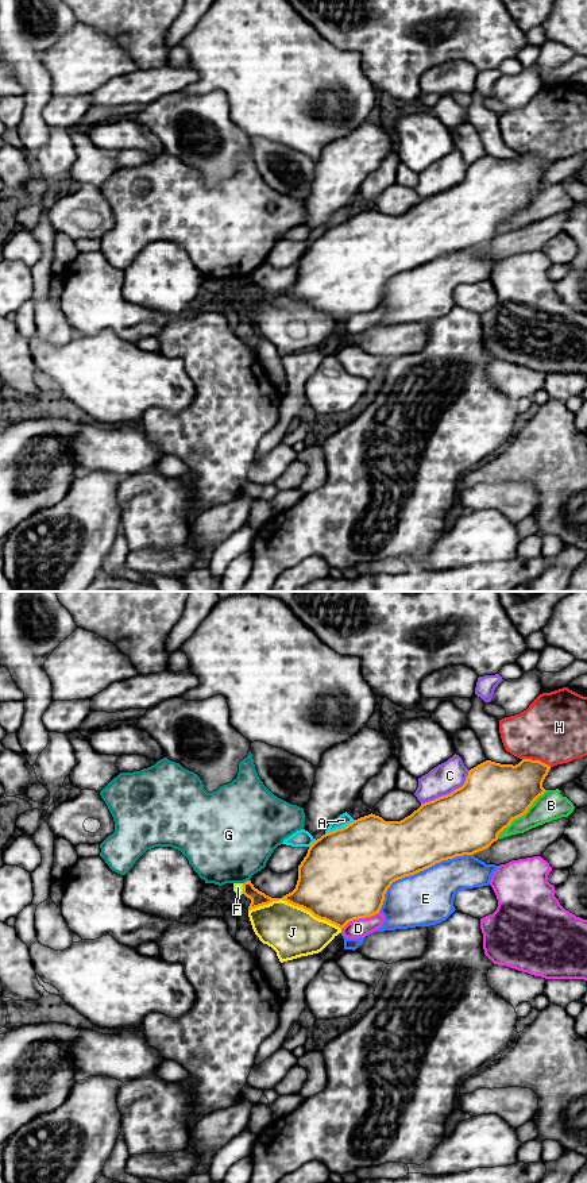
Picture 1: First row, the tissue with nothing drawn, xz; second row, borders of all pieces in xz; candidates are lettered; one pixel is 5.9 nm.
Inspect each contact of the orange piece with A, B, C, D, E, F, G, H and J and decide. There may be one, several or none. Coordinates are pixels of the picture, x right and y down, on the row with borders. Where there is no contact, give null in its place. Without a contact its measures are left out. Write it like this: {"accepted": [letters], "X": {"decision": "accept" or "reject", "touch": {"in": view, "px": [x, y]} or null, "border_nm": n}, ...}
{"accepted": [], "A": {"decision": "reject", "touch": {"in": "xz", "px": [342, 828]}, "border_nm": 200}, "B": {"decision": "reject", "touch": {"in": "xz", "px": [521, 815]}, "border_nm": 420}, "C": {"decision": "reject", "touch": {"in": "xz", "px": [448, 794]}, "border_nm": 360}, "D": {"decision": "reject", "touch": {"in": "xz", "px": [360, 917]}, "border_nm": 260}, "E": {"decision": "reject", "touch": {"in": "xz", "px": [418, 871]}, "border_nm": 650}, "F": {"decision": "reject", "touch": {"in": "xz", "px": [243, 889]}, "border_nm": 60}, "G": {"decision": "reject", "touch": {"in": "xz", "px": [247, 881]}, "border_nm": 50}, "H": {"decision": "reject", "touch": {"in": "xz", "px": [537, 760]}, "border_nm": 180}, "J": {"decision": "reject", "touch": {"in": "xz", "px": [294, 905]}, "border_nm": 550}}

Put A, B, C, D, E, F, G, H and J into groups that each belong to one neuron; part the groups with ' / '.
A F / B / C / D / E / G / H / J

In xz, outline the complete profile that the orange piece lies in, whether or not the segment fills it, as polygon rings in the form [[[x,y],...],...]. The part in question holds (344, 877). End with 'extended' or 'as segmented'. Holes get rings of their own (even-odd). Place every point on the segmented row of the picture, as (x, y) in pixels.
[[[522,759],[515,766],[486,760],[468,771],[462,787],[421,804],[417,810],[401,821],[385,821],[371,813],[341,829],[325,833],[309,847],[306,856],[298,866],[298,880],[291,893],[282,898],[271,898],[255,889],[251,880],[244,882],[243,894],[251,899],[248,910],[282,899],[340,929],[354,920],[371,917],[379,913],[385,894],[393,882],[424,871],[443,860],[474,855],[488,848],[513,820],[524,816],[533,802],[547,791],[542,782],[549,770],[551,766],[532,759]]]; as segmented

